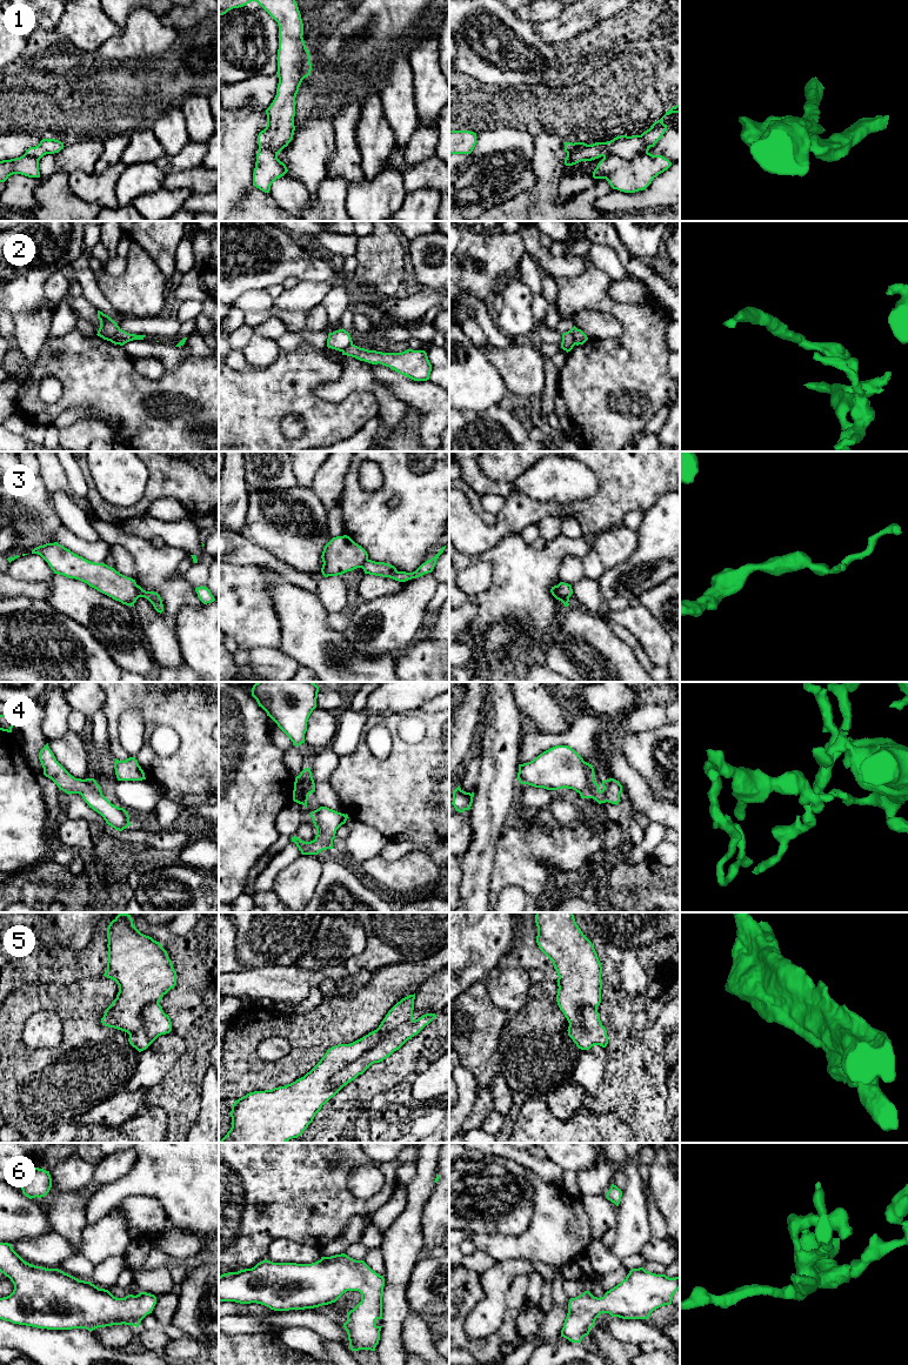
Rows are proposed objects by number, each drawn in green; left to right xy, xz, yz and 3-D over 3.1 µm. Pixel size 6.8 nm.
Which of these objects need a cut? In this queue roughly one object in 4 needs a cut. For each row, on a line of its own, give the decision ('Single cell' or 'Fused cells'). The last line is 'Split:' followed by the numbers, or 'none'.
1: Single cell
2: Fused cells
3: Fused cells
4: Single cell
5: Fused cells
6: Single cell
Split: 2, 3, 5

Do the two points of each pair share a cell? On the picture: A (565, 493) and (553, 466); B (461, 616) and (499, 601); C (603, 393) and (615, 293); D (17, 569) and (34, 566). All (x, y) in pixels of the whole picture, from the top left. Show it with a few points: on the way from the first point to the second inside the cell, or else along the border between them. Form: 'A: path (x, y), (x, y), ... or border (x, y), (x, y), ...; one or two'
A: path (565, 486), (555, 473); one
B: border (476, 602), (479, 613), (462, 631); two
C: border (611, 280), (609, 295), (613, 299), (641, 301); two
D: path (21, 569), (29, 568); one

